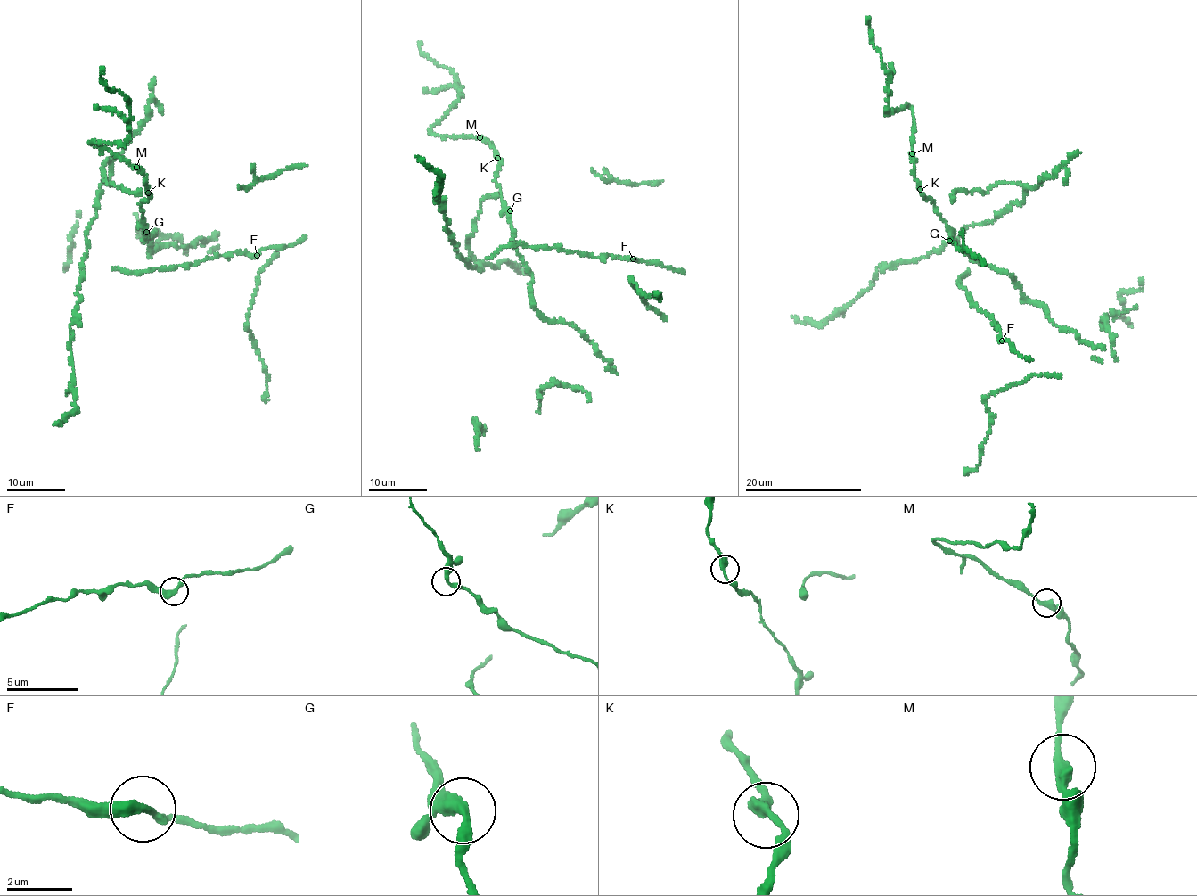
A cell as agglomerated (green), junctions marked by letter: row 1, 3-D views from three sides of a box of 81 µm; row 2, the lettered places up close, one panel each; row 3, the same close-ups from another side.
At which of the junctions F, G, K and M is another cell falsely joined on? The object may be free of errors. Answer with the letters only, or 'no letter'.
no letter

